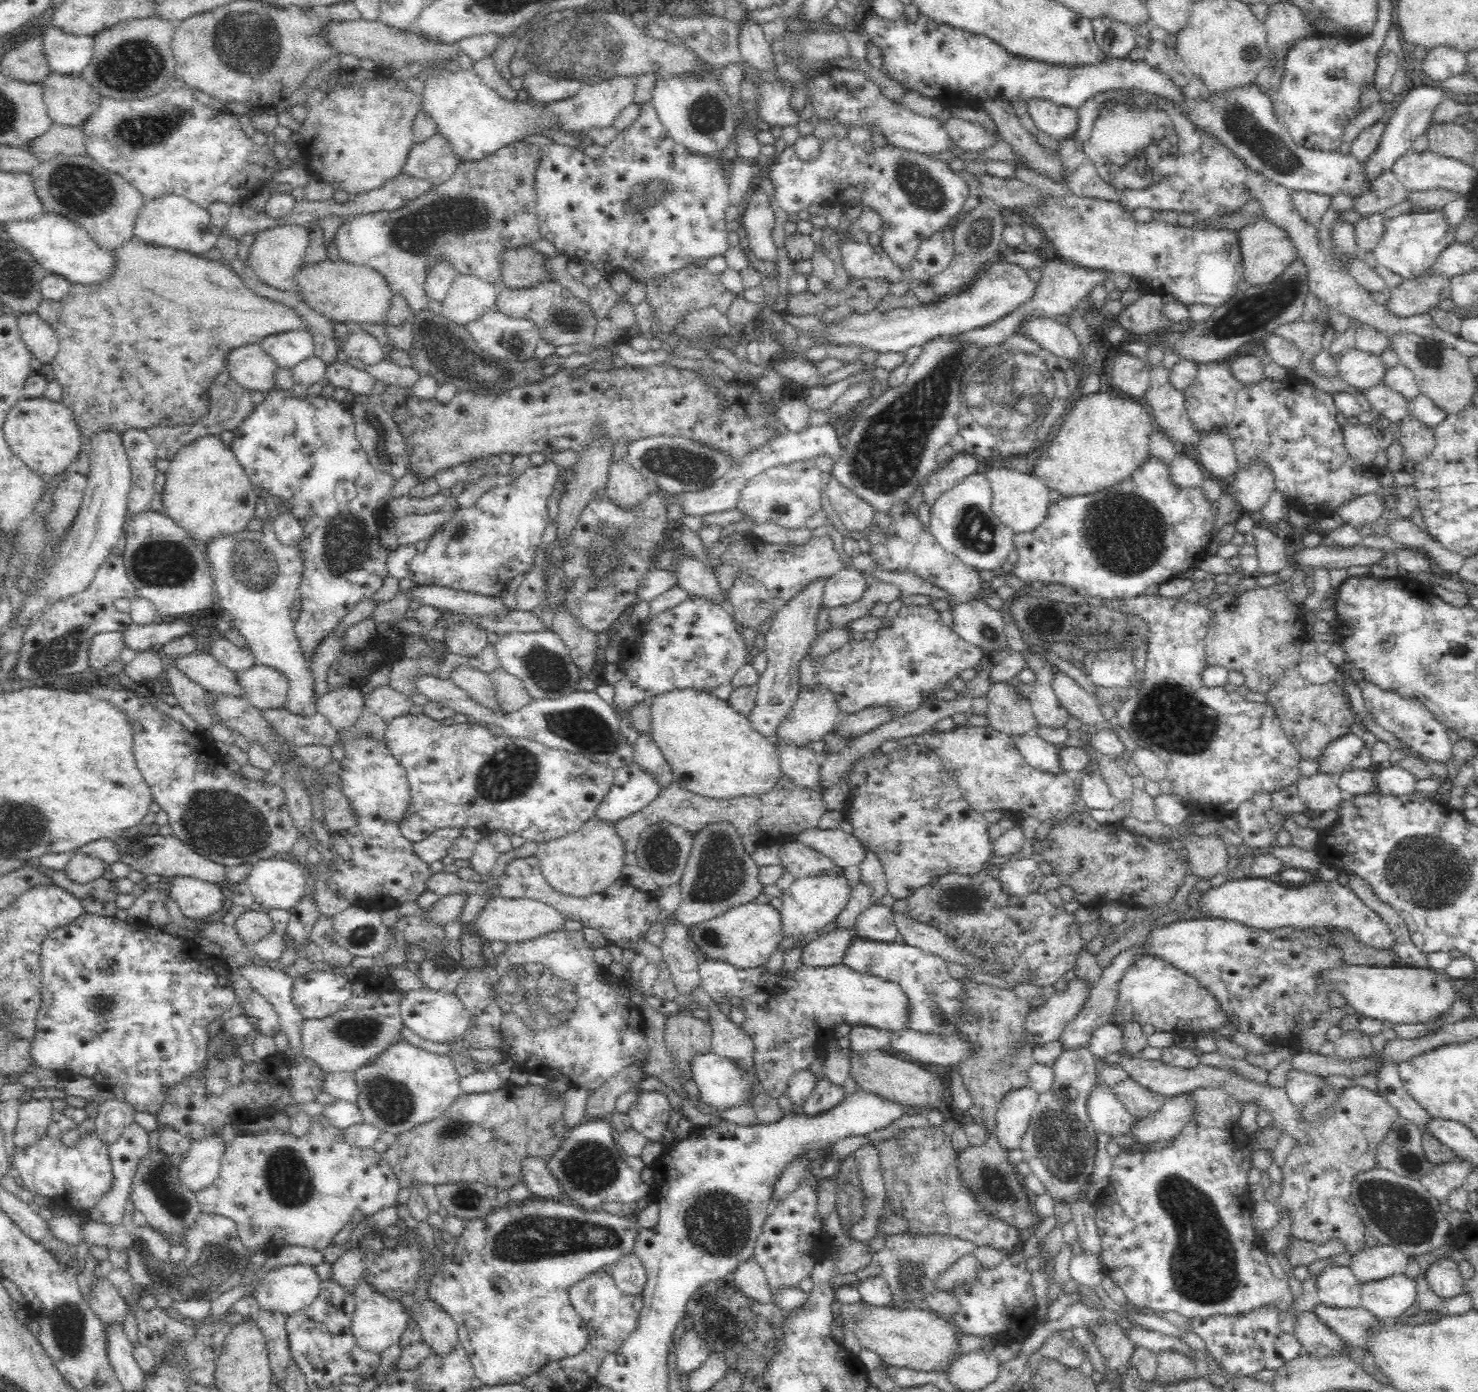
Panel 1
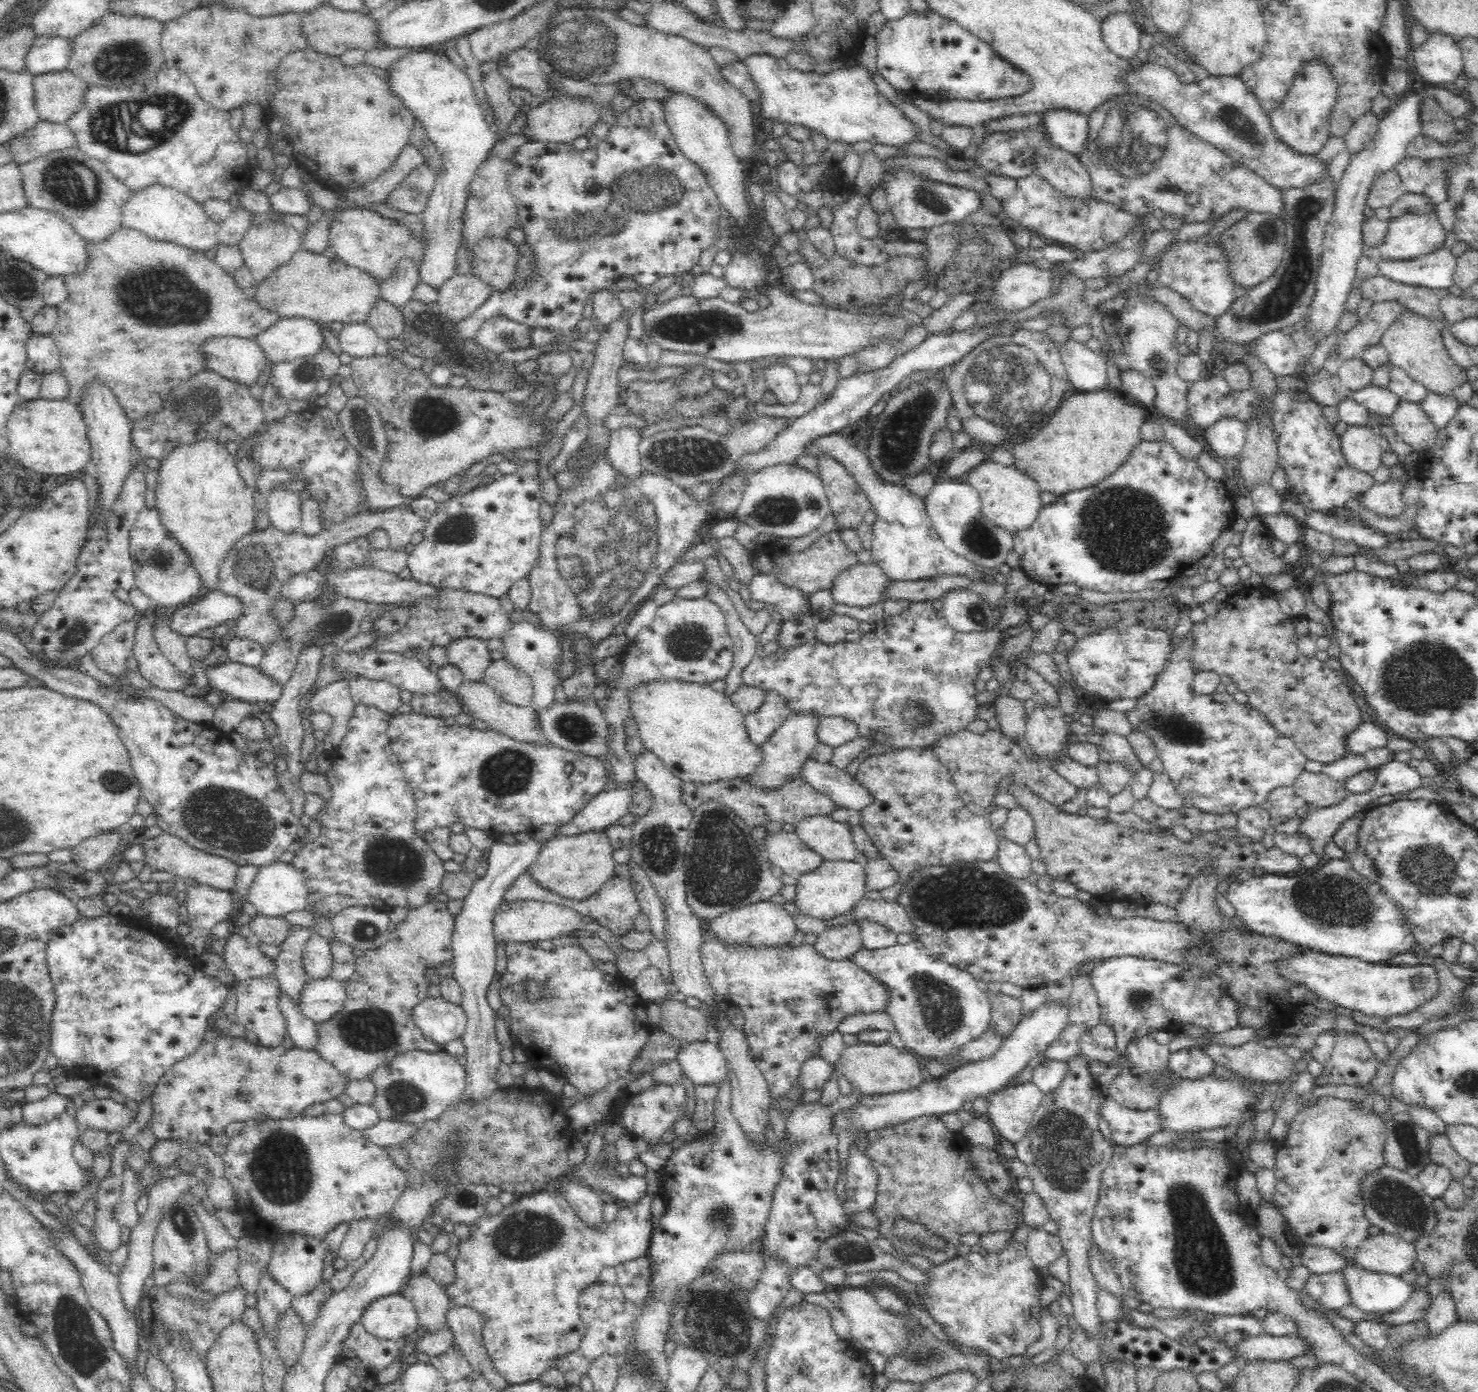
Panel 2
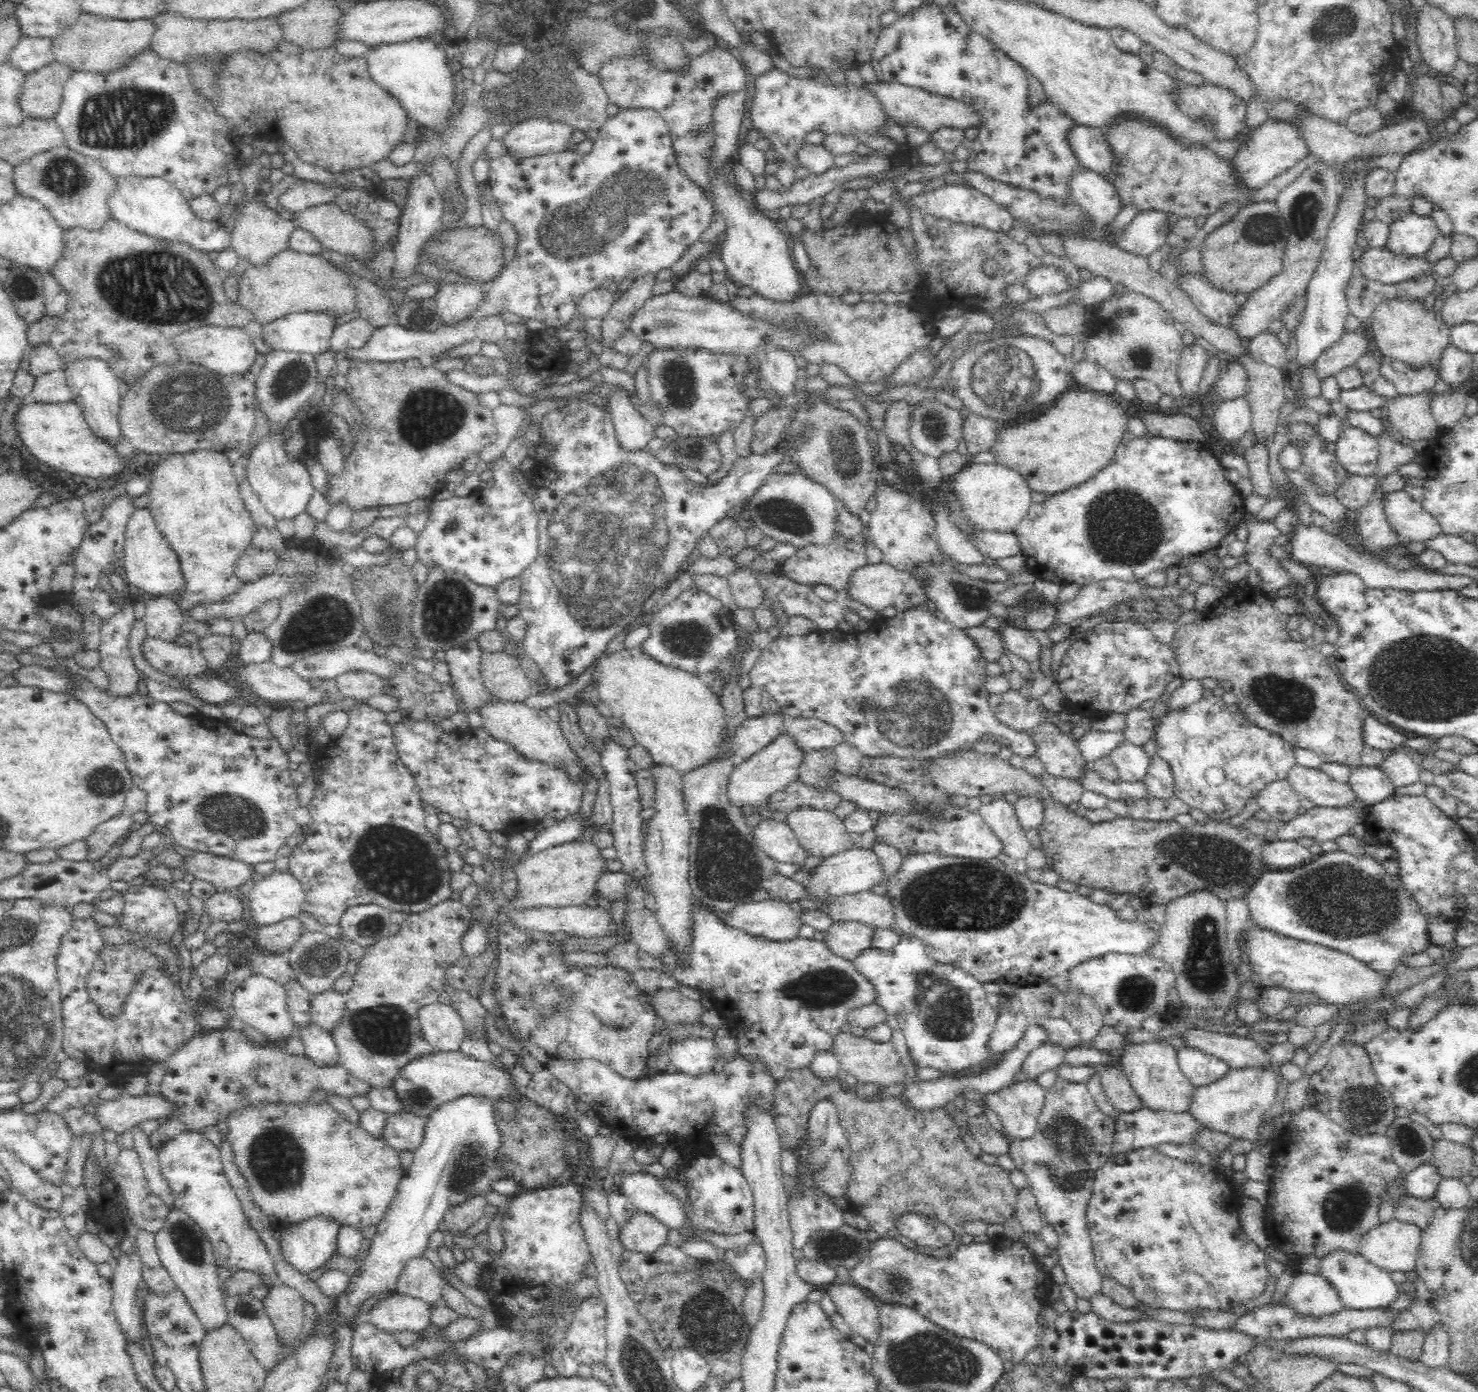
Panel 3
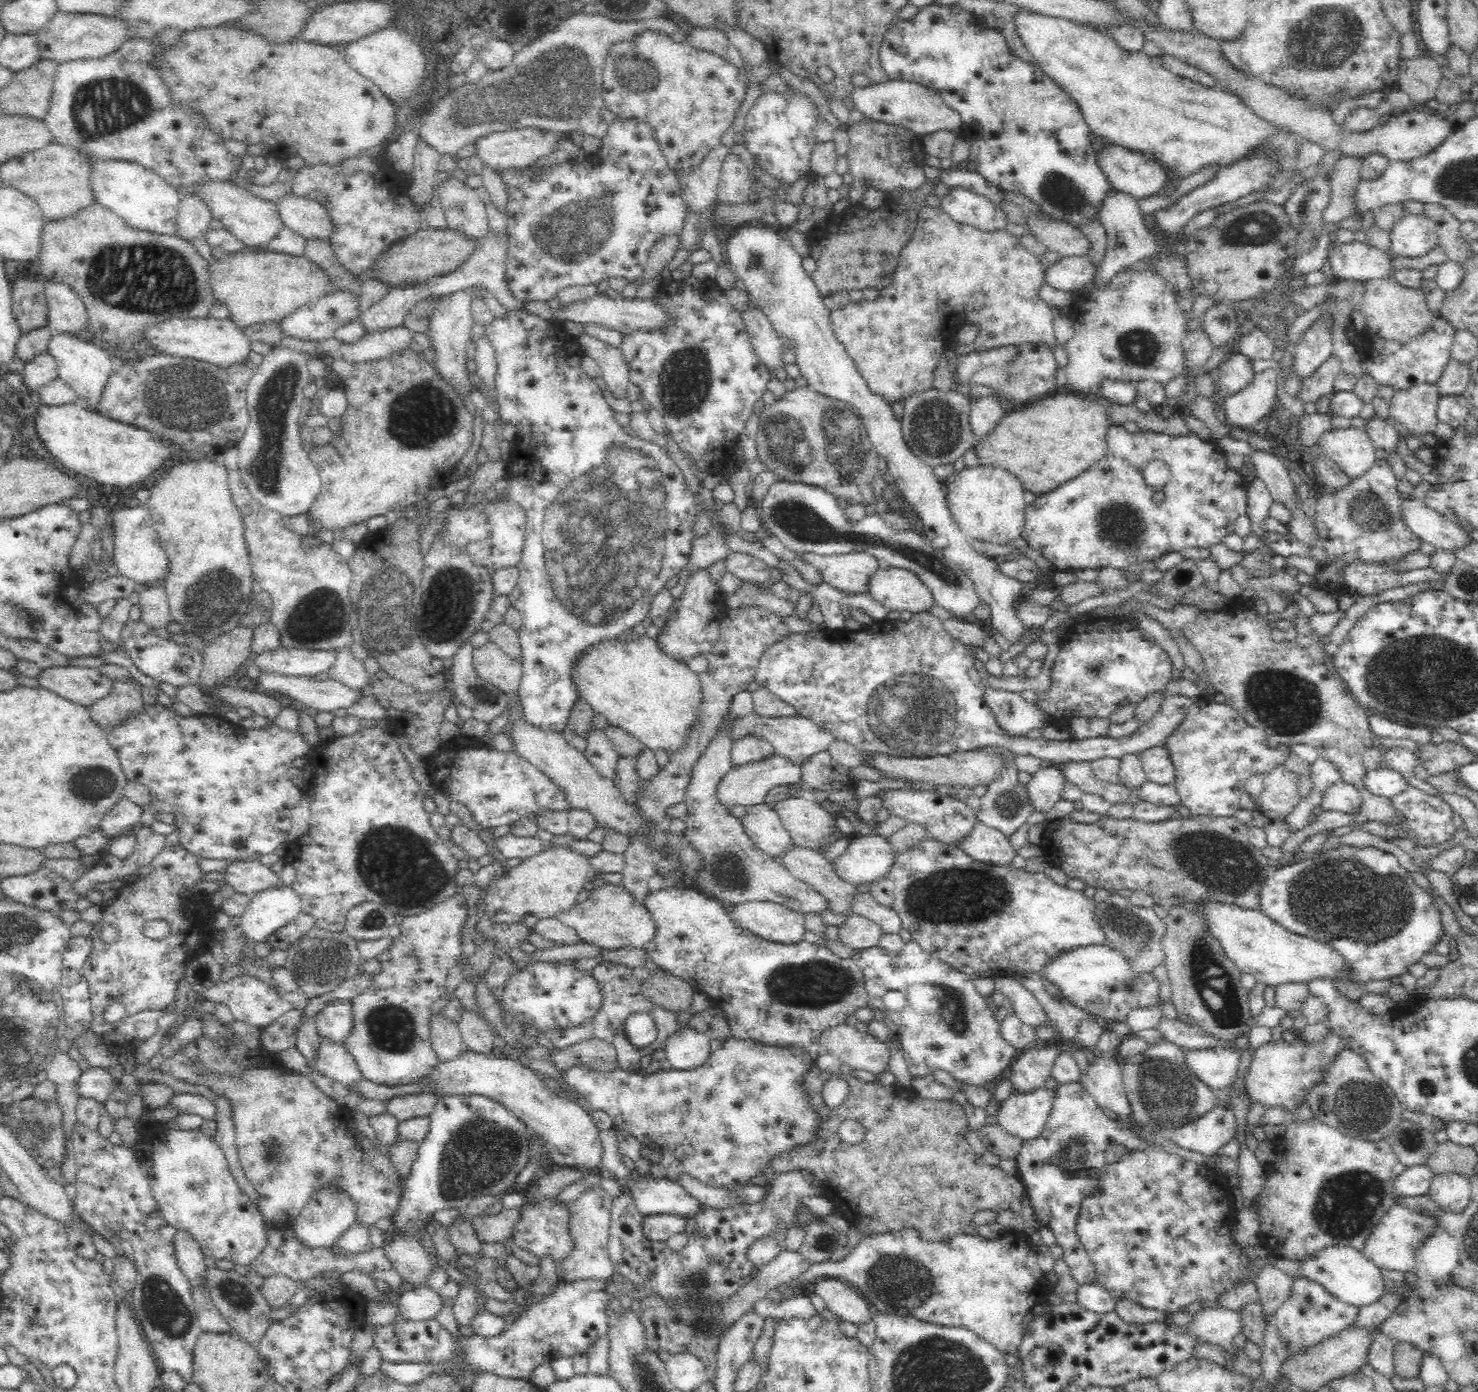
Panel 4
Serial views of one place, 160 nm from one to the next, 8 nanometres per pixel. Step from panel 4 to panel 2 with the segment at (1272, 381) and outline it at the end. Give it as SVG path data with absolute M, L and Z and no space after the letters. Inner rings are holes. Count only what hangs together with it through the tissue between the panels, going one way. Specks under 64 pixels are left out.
M1234 415L1221 416L1205 429L1205 438L1219 461L1237 458L1246 443L1247 424Z

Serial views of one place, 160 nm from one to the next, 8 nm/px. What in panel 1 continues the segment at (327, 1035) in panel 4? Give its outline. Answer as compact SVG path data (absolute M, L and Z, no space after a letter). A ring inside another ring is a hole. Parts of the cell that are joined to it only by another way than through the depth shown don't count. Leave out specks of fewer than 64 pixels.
M314 970L293 982L293 1004L306 1019L334 1015L351 996L353 981L342 974Z

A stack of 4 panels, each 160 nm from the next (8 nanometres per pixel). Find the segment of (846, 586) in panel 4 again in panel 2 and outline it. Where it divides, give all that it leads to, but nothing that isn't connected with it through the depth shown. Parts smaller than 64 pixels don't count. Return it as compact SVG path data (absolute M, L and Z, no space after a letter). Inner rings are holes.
M838 530L823 535L810 544L810 548L798 552L798 554L776 554L776 552L762 552L752 560L752 566L757 572L772 574L787 586L800 588L800 591L810 595L819 590L827 590L834 585L834 578L848 570L850 566L858 564L857 552L846 547Z

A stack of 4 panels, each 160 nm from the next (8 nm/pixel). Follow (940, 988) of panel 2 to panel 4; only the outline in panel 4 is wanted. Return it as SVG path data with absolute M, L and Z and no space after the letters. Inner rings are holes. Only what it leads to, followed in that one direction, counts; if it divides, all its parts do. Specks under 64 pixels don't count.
M907 937L902 953L890 957L880 946L856 950L853 958L864 976L869 1007L879 1009L886 1017L891 1018L898 1026L897 1037L902 1044L901 1052L913 1077L931 1076L932 1070L943 1070L950 1073L958 1085L986 1088L992 1082L1002 1079L1006 1069L1012 1067L1012 1060L1018 1056L1018 1049L1002 1037L1000 1023L994 1018L988 1008L986 998L973 985L974 977L960 972L941 962L938 958L922 951L922 948L911 938ZM889 991L902 993L906 1002L903 1010L894 1012L886 1008L883 998Z

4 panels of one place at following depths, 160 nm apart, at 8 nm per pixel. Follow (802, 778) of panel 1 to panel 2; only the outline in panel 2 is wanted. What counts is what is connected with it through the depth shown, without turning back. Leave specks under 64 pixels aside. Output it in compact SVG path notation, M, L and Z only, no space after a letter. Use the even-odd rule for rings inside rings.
M810 758L806 760L799 776L822 794L828 795L837 807L860 811L874 804L872 791L845 769L836 768L834 763L816 762Z

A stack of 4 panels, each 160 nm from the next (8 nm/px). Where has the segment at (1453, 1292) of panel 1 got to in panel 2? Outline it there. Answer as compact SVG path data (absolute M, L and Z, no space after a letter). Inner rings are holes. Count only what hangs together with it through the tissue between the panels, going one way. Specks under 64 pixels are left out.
M1445 1290L1430 1299L1429 1306L1421 1320L1427 1324L1428 1335L1432 1338L1436 1338L1446 1328L1450 1328L1452 1324L1459 1322L1454 1303L1451 1302L1450 1295L1446 1294Z

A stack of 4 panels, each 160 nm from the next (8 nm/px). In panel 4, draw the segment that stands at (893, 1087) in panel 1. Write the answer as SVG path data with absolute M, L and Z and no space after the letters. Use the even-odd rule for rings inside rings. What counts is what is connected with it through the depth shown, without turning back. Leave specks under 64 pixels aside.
M840 1023L825 1028L820 1042L828 1053L857 1071L879 1074L888 1070L890 1047L870 1033L860 1032L850 1024Z

